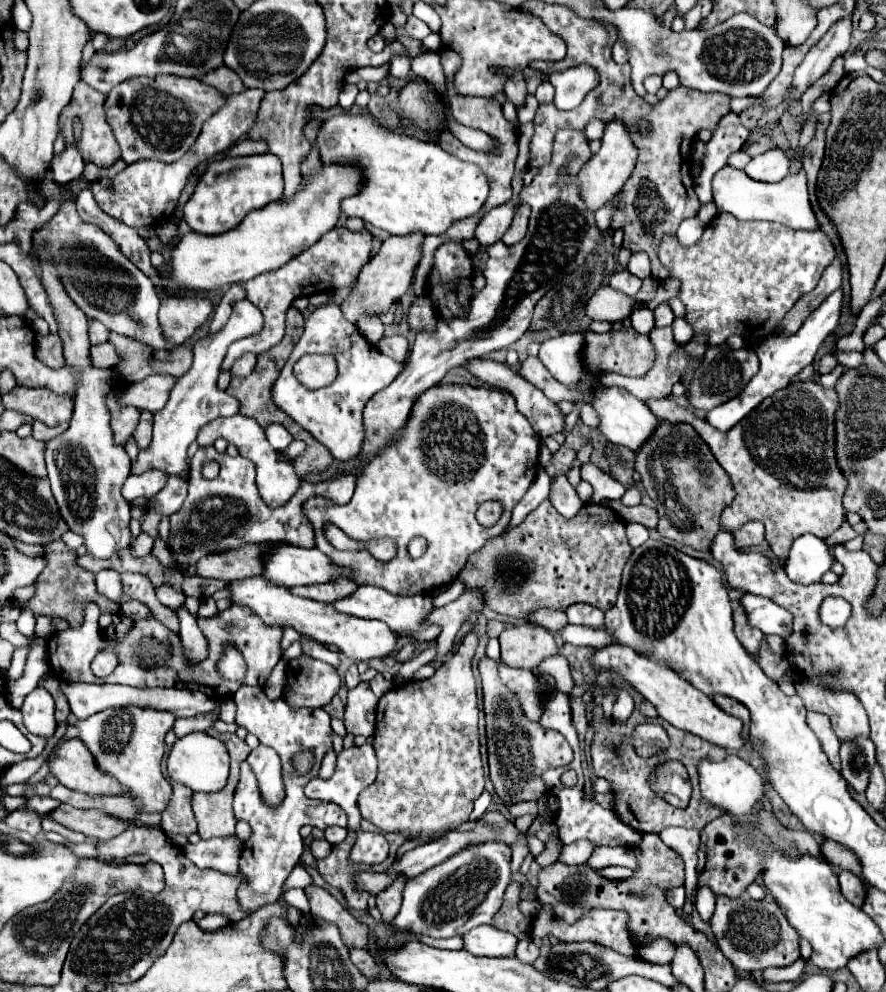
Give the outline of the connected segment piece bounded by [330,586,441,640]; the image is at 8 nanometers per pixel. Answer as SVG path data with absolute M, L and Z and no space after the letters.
M358 586L358 590L342 600L334 600L330 604L334 610L342 612L342 614L350 614L356 618L374 618L374 620L382 620L390 626L390 630L396 632L406 632L408 636L412 636L414 640L436 640L438 634L441 633L440 626L428 626L422 628L420 622L426 618L426 614L434 608L432 606L432 598L430 596L394 596L390 592L386 592L384 588L378 586Z

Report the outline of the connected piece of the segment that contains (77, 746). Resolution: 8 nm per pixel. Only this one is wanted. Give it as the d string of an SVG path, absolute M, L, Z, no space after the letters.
M62 738L48 760L50 774L70 790L86 794L116 794L124 792L112 776L102 774L78 738Z

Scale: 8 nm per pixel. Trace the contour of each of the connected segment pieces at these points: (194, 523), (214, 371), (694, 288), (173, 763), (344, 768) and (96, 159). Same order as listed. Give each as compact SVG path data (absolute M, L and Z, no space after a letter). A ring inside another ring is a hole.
M202 446L190 464L188 498L184 500L182 508L170 516L172 532L168 546L172 550L178 568L190 566L192 576L194 576L196 560L204 552L224 552L224 548L238 548L240 544L246 542L286 540L302 548L314 548L314 532L308 520L300 516L300 504L304 504L304 500L314 494L332 496L336 502L346 504L354 494L356 478L358 478L358 470L342 472L318 484L308 484L306 480L302 480L296 494L286 504L272 508L260 498L260 492L256 488L256 466L252 464L252 460L246 460L242 456L230 458L228 454L218 454L214 446ZM208 460L220 462L220 474L214 480L202 476L202 466Z
M240 300L234 304L234 312L220 332L208 334L194 344L194 364L172 388L168 404L154 414L152 444L148 450L140 450L140 456L132 466L132 474L146 472L148 468L164 470L170 476L184 474L188 468L186 452L188 452L188 446L196 440L198 430L218 416L234 416L240 412L240 402L234 396L216 388L216 376L220 374L220 360L224 358L224 352L232 342L242 340L246 336L254 336L262 328L264 328L262 310L254 306L250 300Z
M722 212L706 226L702 238L692 246L682 246L676 236L662 236L658 256L662 264L666 264L670 278L680 280L678 298L686 306L684 318L692 326L694 336L706 336L706 348L712 348L726 342L732 334L742 336L750 346L760 344L768 336L780 334L784 316L800 296L816 288L824 268L836 258L836 248L820 230L804 232L778 222L738 220L732 214Z
M190 732L174 742L166 764L168 764L168 778L172 782L184 784L194 792L218 792L226 786L230 756L226 746L218 738L206 732Z
M372 744L352 746L352 748L342 750L338 754L336 770L334 770L334 776L330 780L324 782L320 778L314 778L314 780L310 780L306 784L306 796L308 798L318 798L318 800L326 800L326 802L338 804L348 814L348 828L358 830L358 824L360 824L362 816L360 816L360 810L358 810L358 804L356 804L356 798L358 798L358 794L368 784L372 784L372 780L376 780L376 754L374 754Z
M78 82L72 102L68 104L68 108L60 116L60 130L66 136L66 144L76 144L80 148L80 152L82 152L82 156L84 156L86 162L94 162L98 166L110 166L110 164L114 164L120 158L120 146L116 144L116 140L112 136L112 130L108 128L108 124L104 120L104 108L102 108L102 104L104 104L104 94L96 92L86 82ZM76 118L80 118L80 122L82 122L80 140L74 138L74 120Z

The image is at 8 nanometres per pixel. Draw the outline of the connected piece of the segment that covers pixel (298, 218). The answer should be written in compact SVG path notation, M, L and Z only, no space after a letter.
M322 166L312 178L304 178L302 190L290 202L282 198L274 204L268 204L260 210L252 210L236 228L206 236L188 232L178 242L174 242L170 252L170 272L168 282L178 290L214 290L222 286L230 286L234 282L246 282L258 274L264 274L272 268L284 264L284 260L296 256L304 248L310 248L324 232L336 226L340 216L340 200L350 196L360 188L360 176L356 172L348 172L348 168Z

